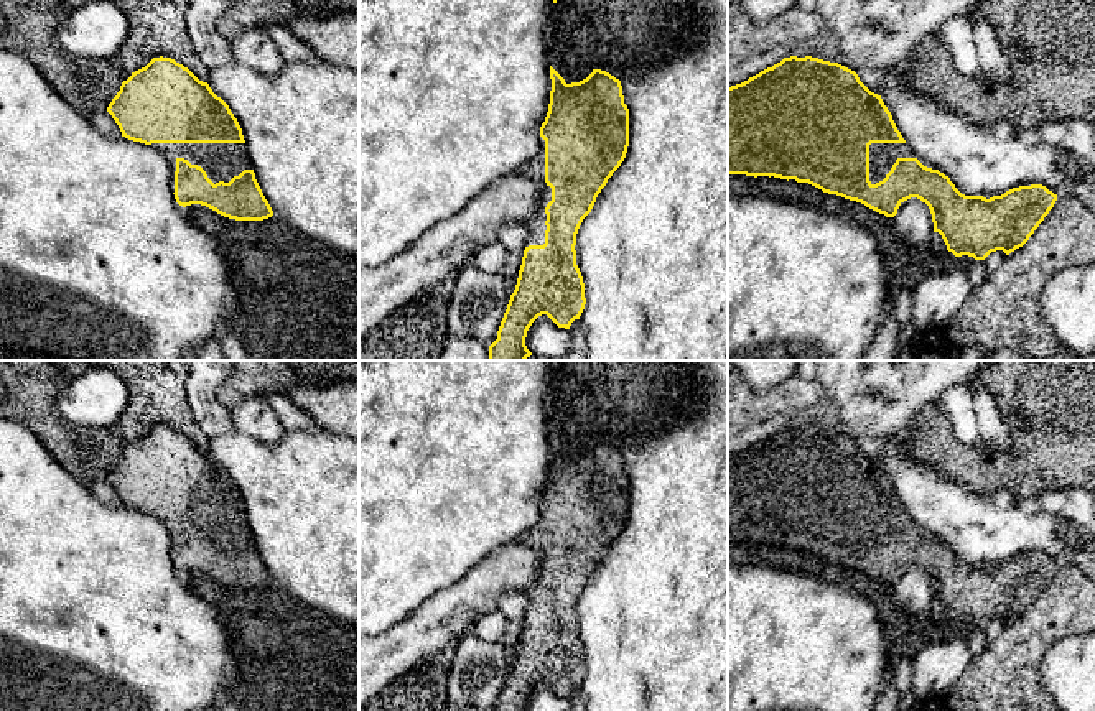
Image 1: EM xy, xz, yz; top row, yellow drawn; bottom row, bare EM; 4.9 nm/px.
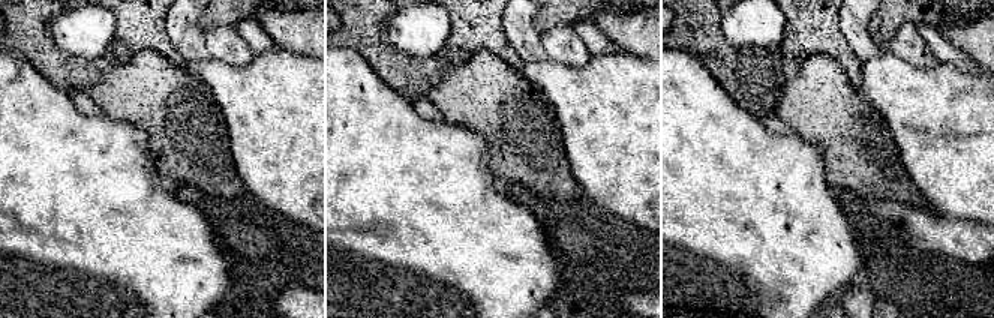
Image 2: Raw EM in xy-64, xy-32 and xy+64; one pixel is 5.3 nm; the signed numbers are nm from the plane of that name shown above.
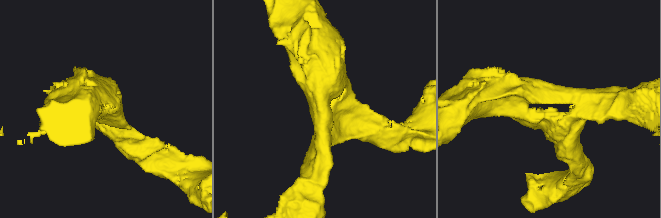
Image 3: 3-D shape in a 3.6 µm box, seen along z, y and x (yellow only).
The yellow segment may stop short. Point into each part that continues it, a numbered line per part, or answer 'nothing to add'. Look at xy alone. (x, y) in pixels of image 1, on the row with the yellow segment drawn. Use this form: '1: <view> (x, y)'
1: xy (221, 162)

